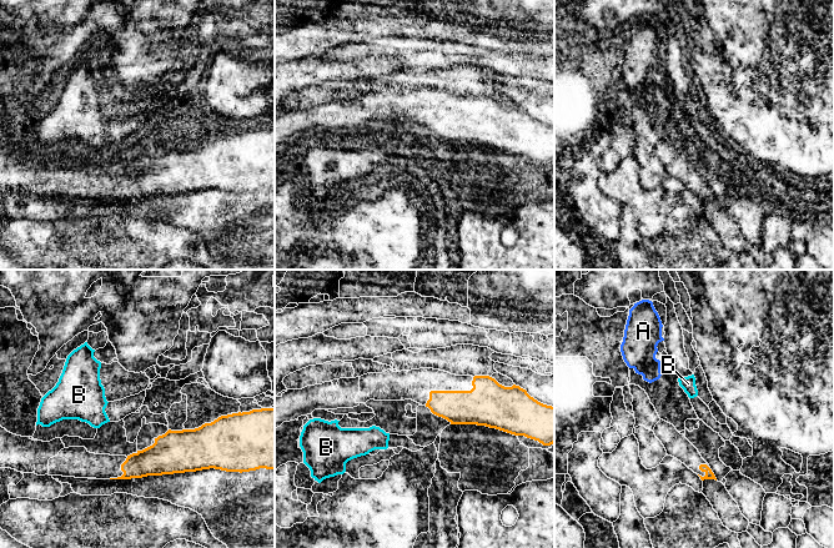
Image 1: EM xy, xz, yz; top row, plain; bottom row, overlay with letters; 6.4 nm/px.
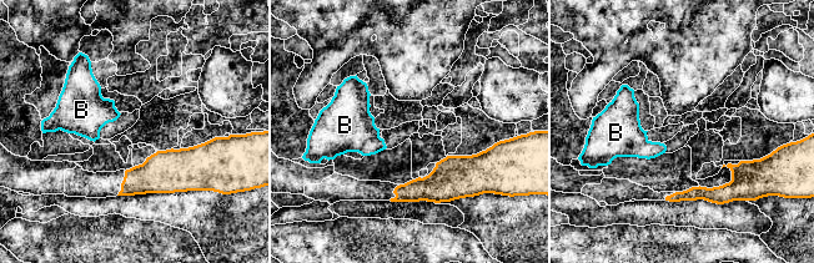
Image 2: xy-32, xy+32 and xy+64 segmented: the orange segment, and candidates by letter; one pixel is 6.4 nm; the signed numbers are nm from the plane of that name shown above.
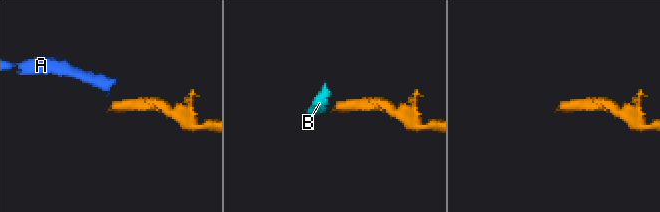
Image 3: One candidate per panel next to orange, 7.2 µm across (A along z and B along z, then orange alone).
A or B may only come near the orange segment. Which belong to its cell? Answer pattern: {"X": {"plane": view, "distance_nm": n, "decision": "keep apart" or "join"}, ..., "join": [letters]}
{"A": {"plane": "yz", "distance_nm": 600, "decision": "keep apart"}, "B": {"plane": "xy", "distance_nm": 260, "decision": "keep apart"}, "join": []}

